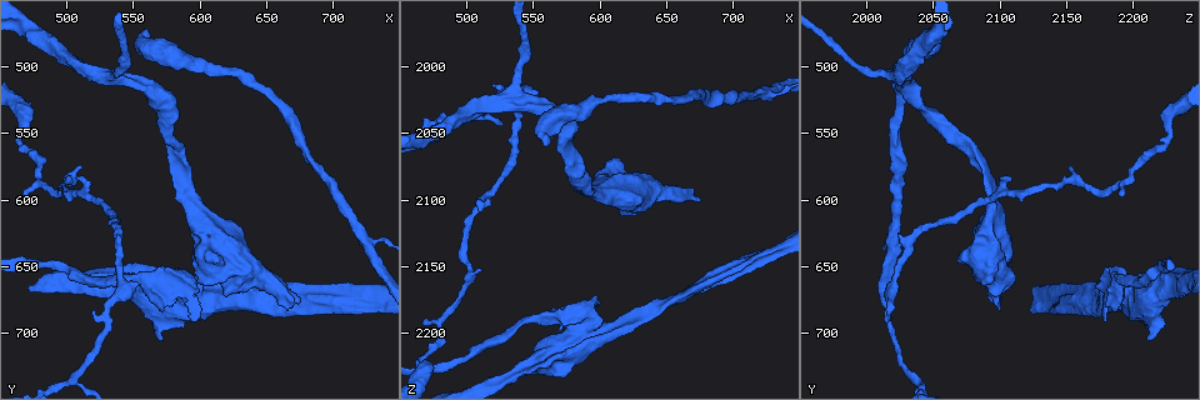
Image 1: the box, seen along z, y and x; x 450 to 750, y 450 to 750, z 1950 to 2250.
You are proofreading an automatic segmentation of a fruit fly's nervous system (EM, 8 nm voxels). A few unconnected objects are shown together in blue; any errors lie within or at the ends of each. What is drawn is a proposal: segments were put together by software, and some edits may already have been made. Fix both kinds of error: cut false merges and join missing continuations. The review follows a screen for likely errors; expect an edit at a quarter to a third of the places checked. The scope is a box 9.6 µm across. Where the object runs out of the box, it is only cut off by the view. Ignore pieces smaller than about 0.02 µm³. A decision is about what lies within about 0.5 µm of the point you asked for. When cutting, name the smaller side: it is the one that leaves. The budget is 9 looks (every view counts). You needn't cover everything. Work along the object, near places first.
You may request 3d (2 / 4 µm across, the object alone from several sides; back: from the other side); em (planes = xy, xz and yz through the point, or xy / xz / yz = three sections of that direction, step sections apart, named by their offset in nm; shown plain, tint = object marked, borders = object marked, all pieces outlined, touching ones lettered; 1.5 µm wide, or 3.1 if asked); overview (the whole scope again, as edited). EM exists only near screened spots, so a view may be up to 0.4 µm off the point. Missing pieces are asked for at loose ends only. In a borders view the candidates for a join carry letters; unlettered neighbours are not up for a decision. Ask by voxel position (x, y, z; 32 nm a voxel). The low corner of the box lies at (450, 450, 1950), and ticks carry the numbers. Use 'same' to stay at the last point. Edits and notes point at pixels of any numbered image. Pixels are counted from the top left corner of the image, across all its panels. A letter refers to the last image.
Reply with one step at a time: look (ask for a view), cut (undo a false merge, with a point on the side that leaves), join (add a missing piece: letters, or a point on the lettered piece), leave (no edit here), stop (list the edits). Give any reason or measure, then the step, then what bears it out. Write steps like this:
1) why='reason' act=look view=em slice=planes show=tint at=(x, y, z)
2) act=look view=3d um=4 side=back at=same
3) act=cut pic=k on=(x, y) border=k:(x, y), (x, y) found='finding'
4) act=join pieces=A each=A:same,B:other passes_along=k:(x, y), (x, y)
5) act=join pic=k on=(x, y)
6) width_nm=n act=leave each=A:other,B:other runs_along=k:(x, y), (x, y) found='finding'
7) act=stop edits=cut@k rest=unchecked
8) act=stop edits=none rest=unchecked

why='branch stops here' act=look view=3d um=4 at=(520, 684, 2012)

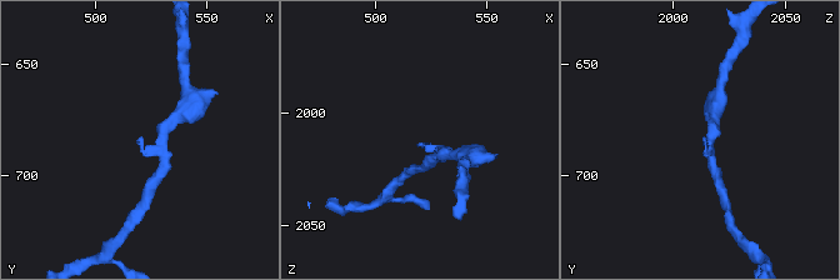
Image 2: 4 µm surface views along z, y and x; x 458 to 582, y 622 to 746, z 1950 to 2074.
arm_widths_nm=160,240 act=look view=em slice=planes show=borders at=(520, 684, 2013)

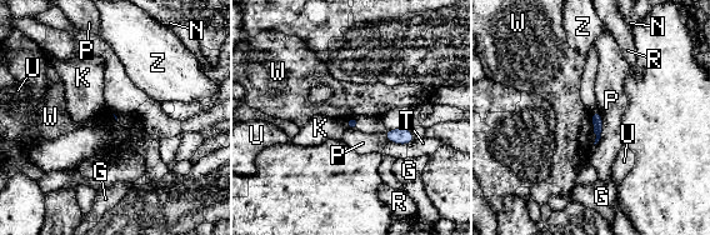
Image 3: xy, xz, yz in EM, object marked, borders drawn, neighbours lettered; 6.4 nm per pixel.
act=leave each=G:other,K:other,N:other,P:other,R:other,T:other,U:other,W:other,Z:other border=3:(590, 114), (594, 133) found='no lettered piece goes on from it'

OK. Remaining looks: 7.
why='arms part here' act=look view=em slice=xy step=8 show=borders at=(506, 734, 2038)

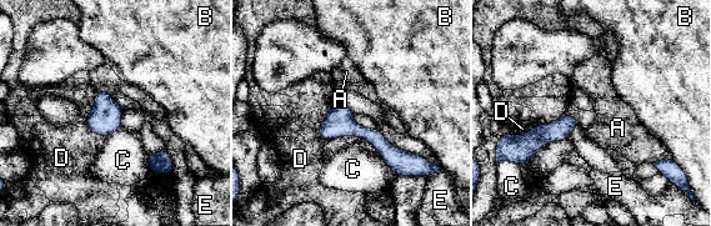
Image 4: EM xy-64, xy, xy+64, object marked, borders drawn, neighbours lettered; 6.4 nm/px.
why='another direction' act=look view=em slice=planes show=borders at=same

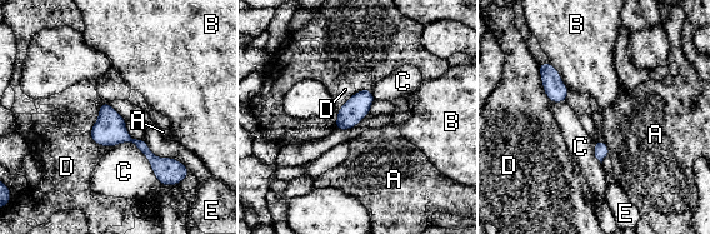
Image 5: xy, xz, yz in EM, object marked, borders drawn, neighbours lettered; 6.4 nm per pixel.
act=leave each=A:other,B:other,C:other,D:other,E:other runs_along=5:(103, 108), (159, 165), (175, 167) found='one cell here'

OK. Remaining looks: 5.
why='free end' act=look view=em slice=planes show=tint at=(668, 662, 2168)

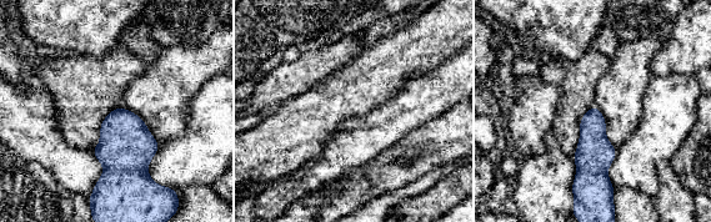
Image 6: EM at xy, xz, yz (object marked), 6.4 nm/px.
why='what lies round it' act=look view=em slice=planes show=borders at=same

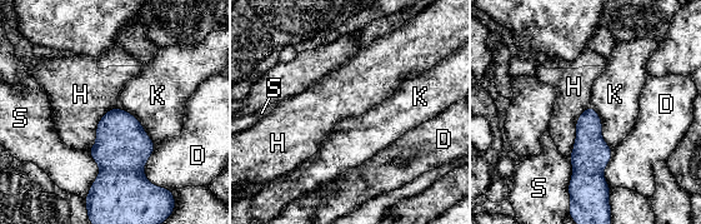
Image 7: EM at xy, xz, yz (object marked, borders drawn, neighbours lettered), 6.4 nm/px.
act=leave each=D:other,H:other,K:other,S:other border=7:(590, 104), (577, 118), (567, 157) found='no lettered piece goes on from it'

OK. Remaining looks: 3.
why='thick end' act=look view=em slice=planes show=tint at=(560, 474, 2060)

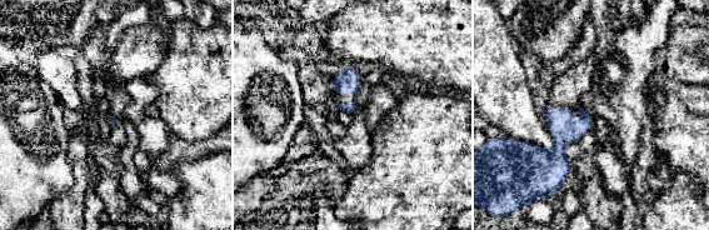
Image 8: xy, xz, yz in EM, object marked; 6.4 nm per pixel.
why='what lies round it' act=look view=em slice=planes show=borders at=same

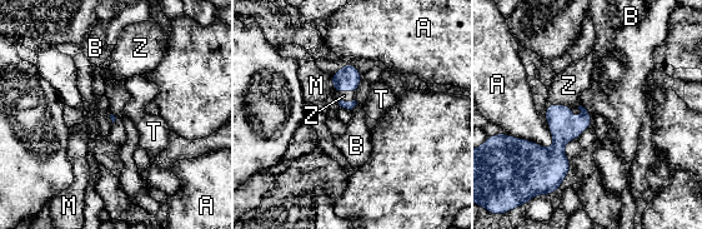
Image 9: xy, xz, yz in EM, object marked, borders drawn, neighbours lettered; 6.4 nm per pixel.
longest_contact=A:300nm act=join pieces=Z each=A:other,B:other,M:other,T:other,Z:same passes_along=9:(562, 128), (567, 105), (568, 85) found='the cell continues'

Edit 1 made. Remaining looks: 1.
act=stop edits=join@9 rest=unchecked

